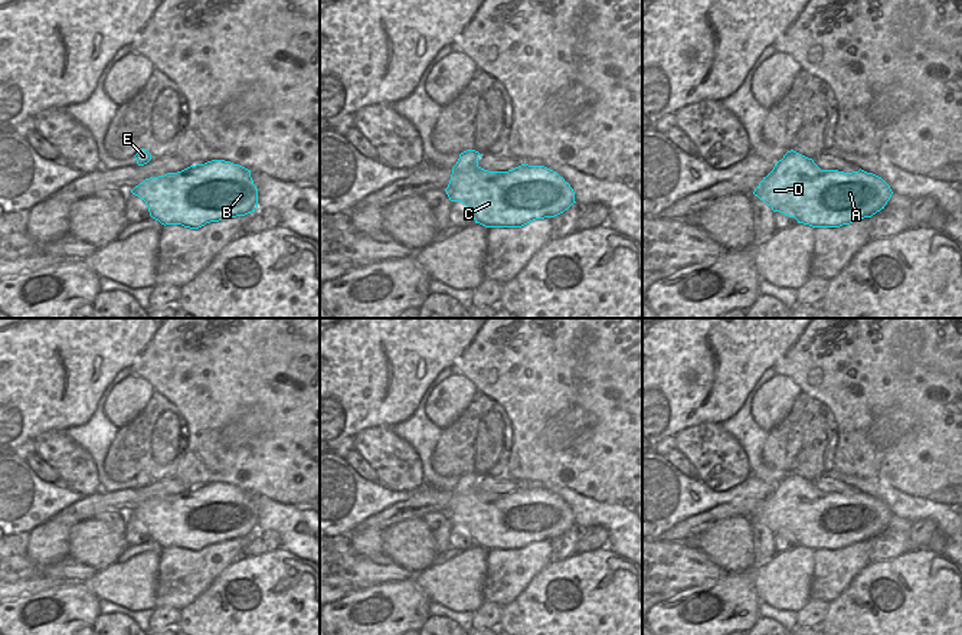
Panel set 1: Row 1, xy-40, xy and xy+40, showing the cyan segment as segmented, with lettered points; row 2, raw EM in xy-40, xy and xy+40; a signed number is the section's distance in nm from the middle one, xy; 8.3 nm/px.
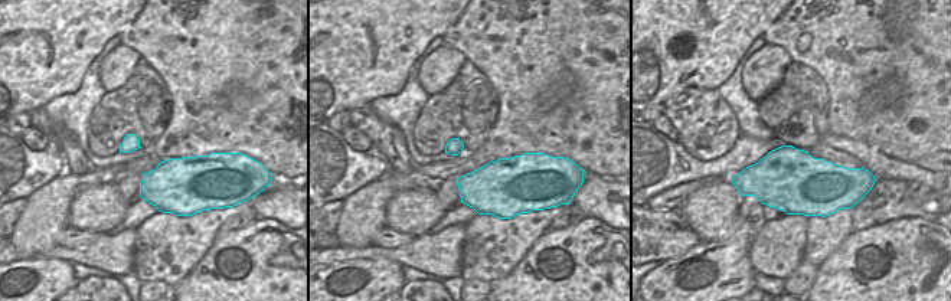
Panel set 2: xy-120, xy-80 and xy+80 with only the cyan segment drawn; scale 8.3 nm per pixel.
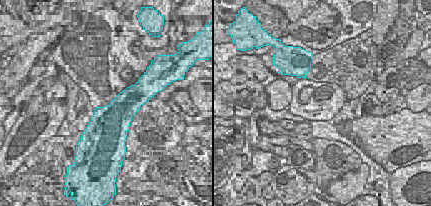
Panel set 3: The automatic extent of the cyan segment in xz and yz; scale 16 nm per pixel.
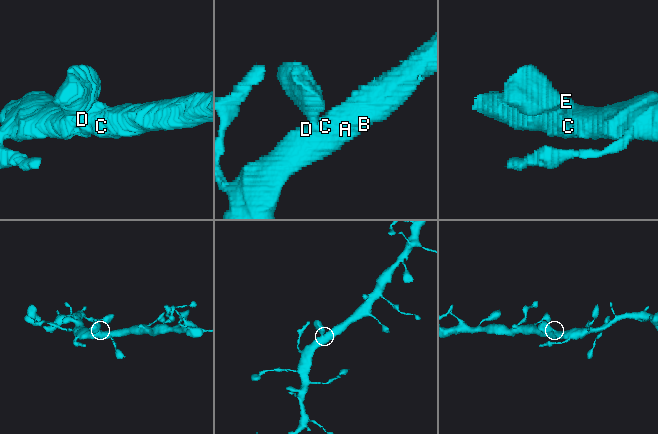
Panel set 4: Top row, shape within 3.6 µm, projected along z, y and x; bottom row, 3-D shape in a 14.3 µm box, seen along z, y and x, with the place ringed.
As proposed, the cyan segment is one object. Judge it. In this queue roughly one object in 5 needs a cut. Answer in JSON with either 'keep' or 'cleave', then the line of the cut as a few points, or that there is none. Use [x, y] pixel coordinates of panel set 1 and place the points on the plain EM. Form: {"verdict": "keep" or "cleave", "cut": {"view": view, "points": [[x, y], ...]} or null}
{"verdict": "keep", "cut": null}

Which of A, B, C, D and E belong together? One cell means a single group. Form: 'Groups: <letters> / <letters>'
Groups: A B C D E.

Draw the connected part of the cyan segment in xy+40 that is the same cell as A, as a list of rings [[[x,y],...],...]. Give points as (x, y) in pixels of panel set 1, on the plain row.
[[[791,472],[753,517],[798,546],[840,550],[884,531],[893,514],[873,495],[821,492],[812,481]]]

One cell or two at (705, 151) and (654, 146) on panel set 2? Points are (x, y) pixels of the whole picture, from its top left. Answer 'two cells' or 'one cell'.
two cells

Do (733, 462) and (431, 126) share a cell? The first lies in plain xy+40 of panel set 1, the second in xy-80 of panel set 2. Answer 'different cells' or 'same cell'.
different cells

